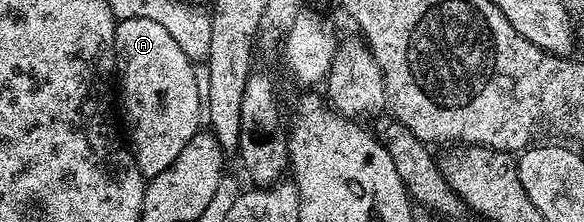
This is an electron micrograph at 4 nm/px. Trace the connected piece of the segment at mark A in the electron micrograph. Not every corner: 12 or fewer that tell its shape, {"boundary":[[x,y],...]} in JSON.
{"boundary":[[151,18],[117,20],[119,84],[141,175],[199,131],[194,61]]}

